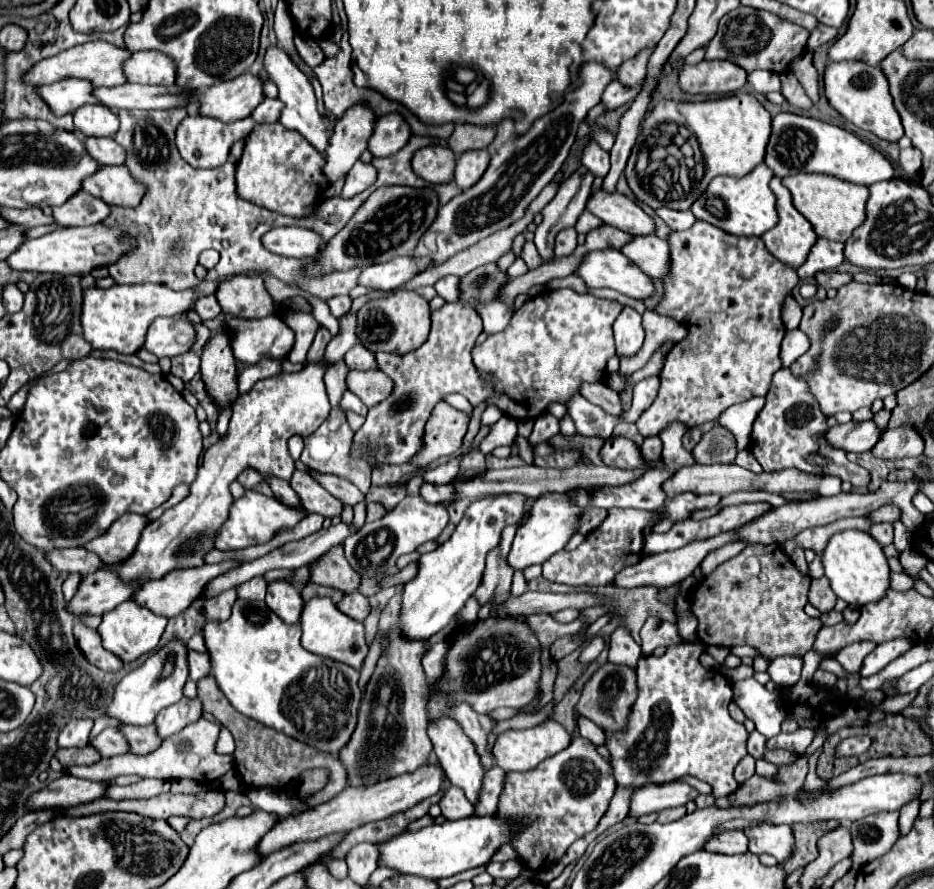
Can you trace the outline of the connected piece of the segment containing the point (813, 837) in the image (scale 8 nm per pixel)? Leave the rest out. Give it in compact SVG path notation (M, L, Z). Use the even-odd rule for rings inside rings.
M822 821L822 823L796 823L794 825L794 837L796 837L796 849L794 855L788 859L788 863L782 863L786 873L792 873L796 867L806 865L818 857L818 839L836 829L838 821Z

